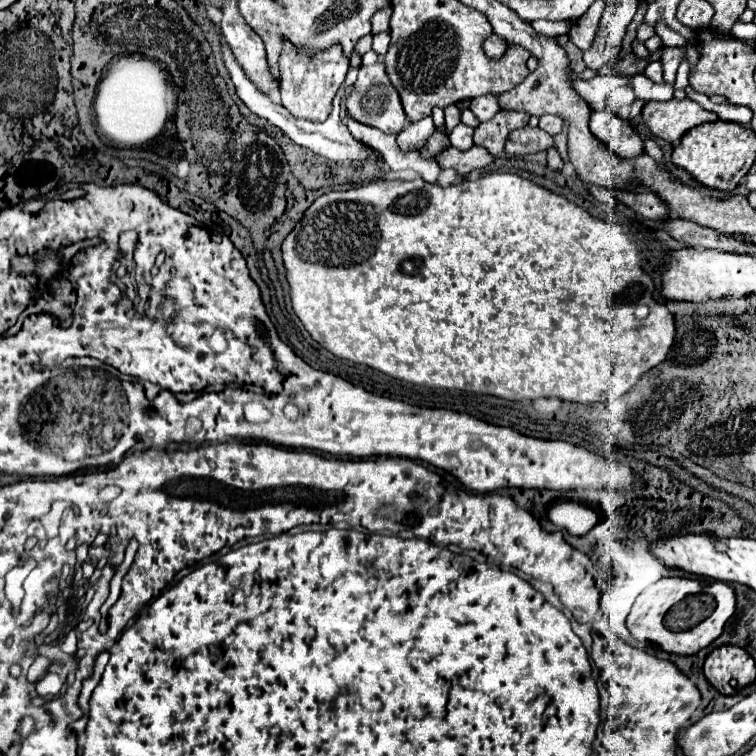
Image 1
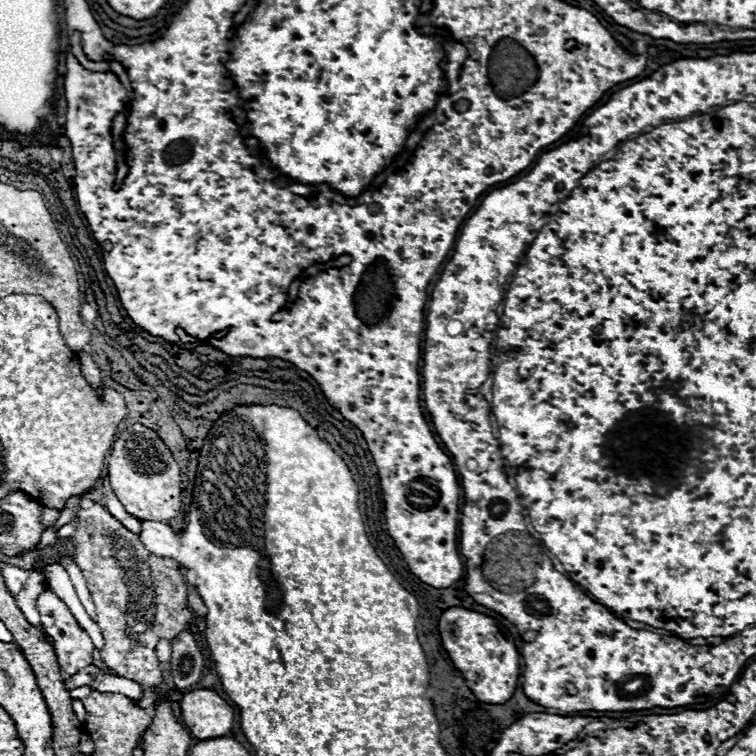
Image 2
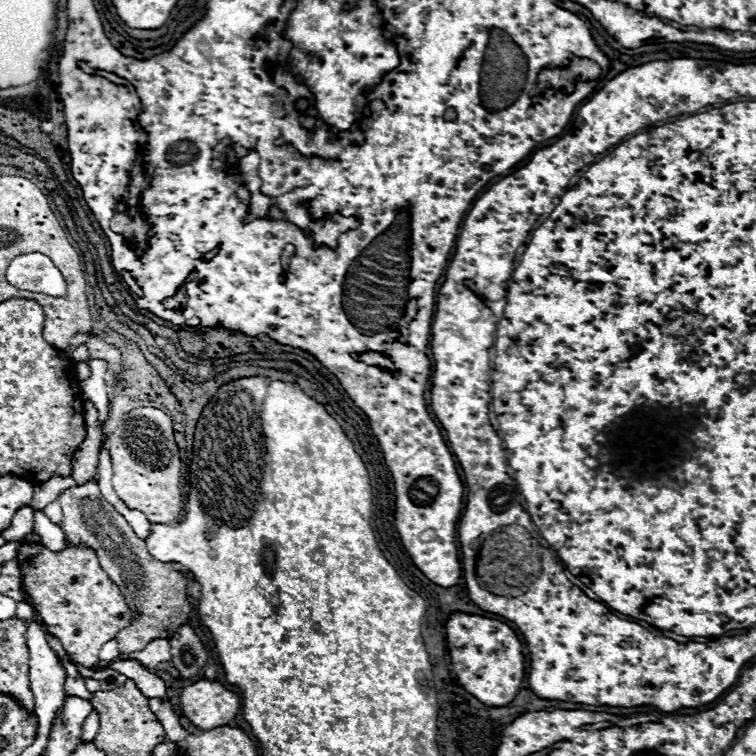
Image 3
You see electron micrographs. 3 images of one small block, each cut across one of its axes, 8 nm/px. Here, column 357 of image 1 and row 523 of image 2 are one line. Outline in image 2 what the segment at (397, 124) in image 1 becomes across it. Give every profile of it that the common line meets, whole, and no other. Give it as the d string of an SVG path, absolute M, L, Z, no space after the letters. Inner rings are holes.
M92 504L88 510L78 510L76 514L80 516L80 526L72 534L78 544L76 564L96 604L98 626L104 636L100 658L116 676L136 680L136 684L144 686L142 698L134 700L134 704L148 710L162 682L156 644L160 638L176 638L194 616L186 602L182 572L168 558L152 554L140 542L140 536L124 528L104 506Z

